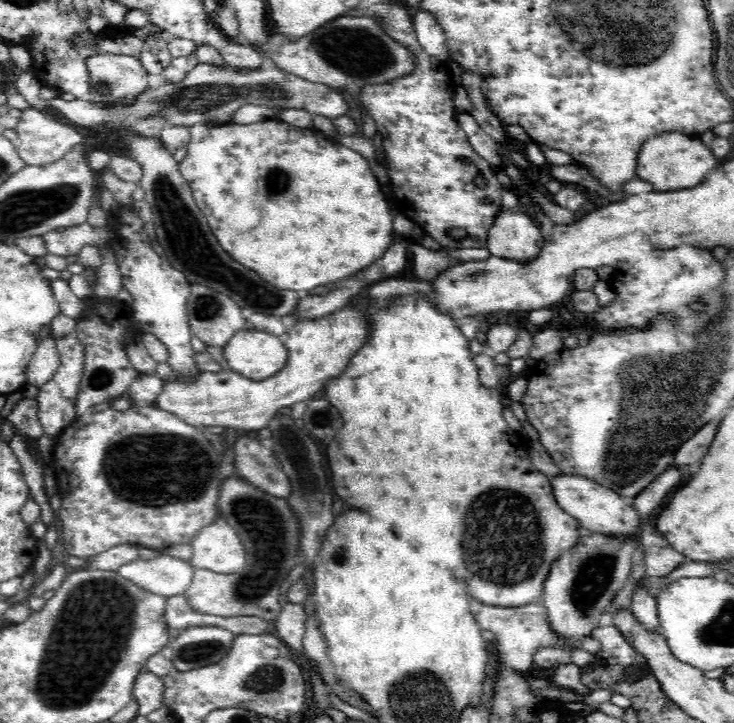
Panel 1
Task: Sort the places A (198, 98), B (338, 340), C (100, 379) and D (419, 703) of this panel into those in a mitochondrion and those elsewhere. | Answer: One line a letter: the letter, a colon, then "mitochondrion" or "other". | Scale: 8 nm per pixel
A: mitochondrion
B: other
C: mitochondrion
D: mitochondrion

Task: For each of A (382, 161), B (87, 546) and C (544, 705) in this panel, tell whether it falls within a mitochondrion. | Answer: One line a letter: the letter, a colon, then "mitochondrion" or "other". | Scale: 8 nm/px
A: other
B: other
C: other

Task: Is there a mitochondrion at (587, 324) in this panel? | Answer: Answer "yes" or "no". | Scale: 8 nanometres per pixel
no

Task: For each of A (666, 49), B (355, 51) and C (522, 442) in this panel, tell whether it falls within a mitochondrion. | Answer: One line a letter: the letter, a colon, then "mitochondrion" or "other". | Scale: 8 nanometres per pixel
A: other
B: mitochondrion
C: other

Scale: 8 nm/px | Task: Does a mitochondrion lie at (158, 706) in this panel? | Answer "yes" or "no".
no

